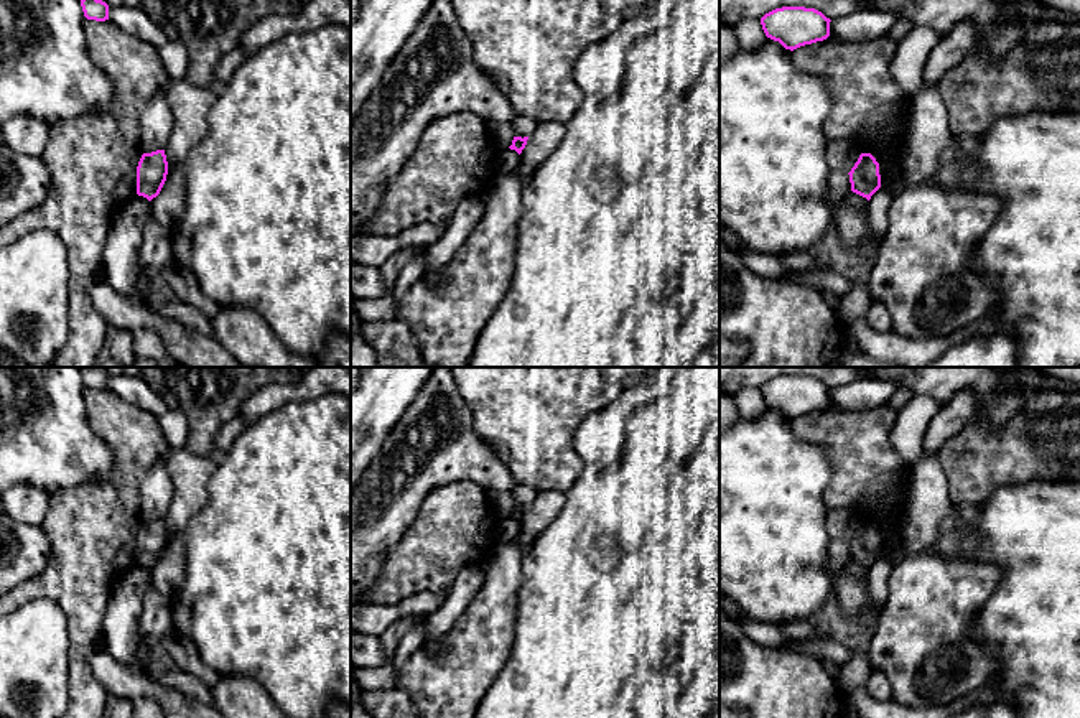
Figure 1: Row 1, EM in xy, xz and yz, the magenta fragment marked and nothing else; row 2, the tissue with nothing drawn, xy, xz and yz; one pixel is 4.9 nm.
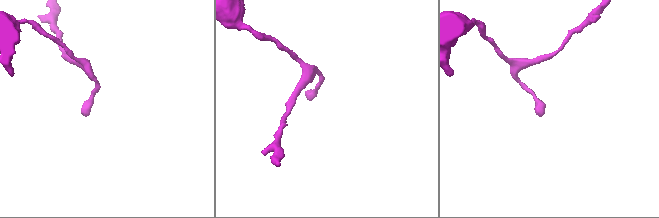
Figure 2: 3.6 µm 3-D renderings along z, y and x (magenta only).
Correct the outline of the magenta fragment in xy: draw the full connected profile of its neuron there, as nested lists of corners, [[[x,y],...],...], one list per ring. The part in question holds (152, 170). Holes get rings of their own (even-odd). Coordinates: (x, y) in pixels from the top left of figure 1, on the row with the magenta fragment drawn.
[[[165,150],[143,153],[137,166],[137,194],[151,201],[166,181],[168,161]]]

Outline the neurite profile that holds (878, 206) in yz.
[[[879,188],[868,201],[866,211],[869,219],[869,227],[878,242],[884,242],[887,226],[889,226],[889,209],[894,198]]]

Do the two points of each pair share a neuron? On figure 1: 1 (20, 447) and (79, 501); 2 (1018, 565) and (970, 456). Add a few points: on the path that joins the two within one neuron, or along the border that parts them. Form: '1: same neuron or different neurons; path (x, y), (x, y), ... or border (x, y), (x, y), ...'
1: different neurons; border (101, 481), (61, 486), (48, 493)
2: different neurons; border (1024, 483), (1000, 486), (980, 508), (952, 509)

